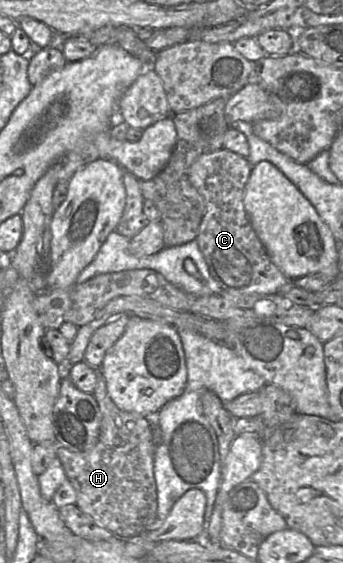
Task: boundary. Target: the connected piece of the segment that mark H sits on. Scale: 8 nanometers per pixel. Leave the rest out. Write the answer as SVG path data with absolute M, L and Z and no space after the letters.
M99 373L93 395L101 413L97 444L89 451L76 453L58 447L57 459L76 491L76 506L94 522L121 539L139 538L157 522L157 493L154 479L153 420L122 411L110 398Z

